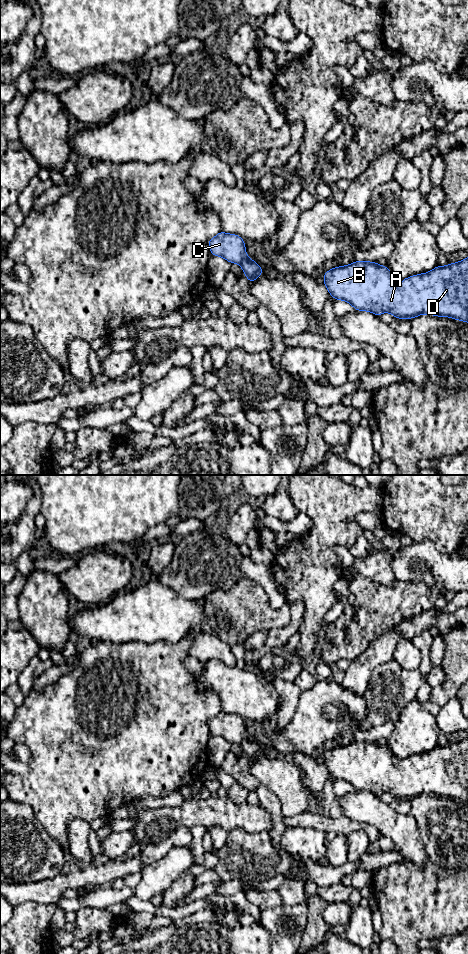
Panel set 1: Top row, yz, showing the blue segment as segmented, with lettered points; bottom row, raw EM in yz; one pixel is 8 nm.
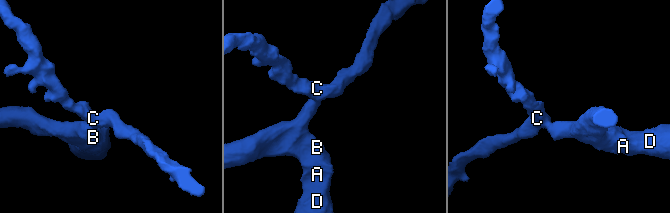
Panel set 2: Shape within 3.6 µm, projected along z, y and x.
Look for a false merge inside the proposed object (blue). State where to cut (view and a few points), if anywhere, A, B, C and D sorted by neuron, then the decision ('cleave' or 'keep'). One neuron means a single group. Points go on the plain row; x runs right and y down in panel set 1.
yz (247, 736), (240, 744) | A B D / C | cleave

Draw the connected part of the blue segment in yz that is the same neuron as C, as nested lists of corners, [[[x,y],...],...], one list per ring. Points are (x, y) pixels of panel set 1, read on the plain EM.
[[[222,710],[208,720],[211,735],[220,736],[231,744],[241,744],[247,737],[245,725],[246,722],[237,714],[228,714]]]

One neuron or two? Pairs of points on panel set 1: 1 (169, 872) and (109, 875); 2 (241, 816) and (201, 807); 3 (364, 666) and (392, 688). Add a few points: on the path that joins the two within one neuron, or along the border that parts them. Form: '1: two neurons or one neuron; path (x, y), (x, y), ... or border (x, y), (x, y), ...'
1: two neurons; border (147, 865), (141, 874)
2: one neuron; path (231, 816), (223, 812), (211, 812)
3: two neurons; border (392, 659), (379, 664), (373, 670), (363, 694)

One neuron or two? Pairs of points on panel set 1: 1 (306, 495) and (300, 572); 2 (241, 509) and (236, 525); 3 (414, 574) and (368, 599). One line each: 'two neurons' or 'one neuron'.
1: one neuron
2: one neuron
3: two neurons

